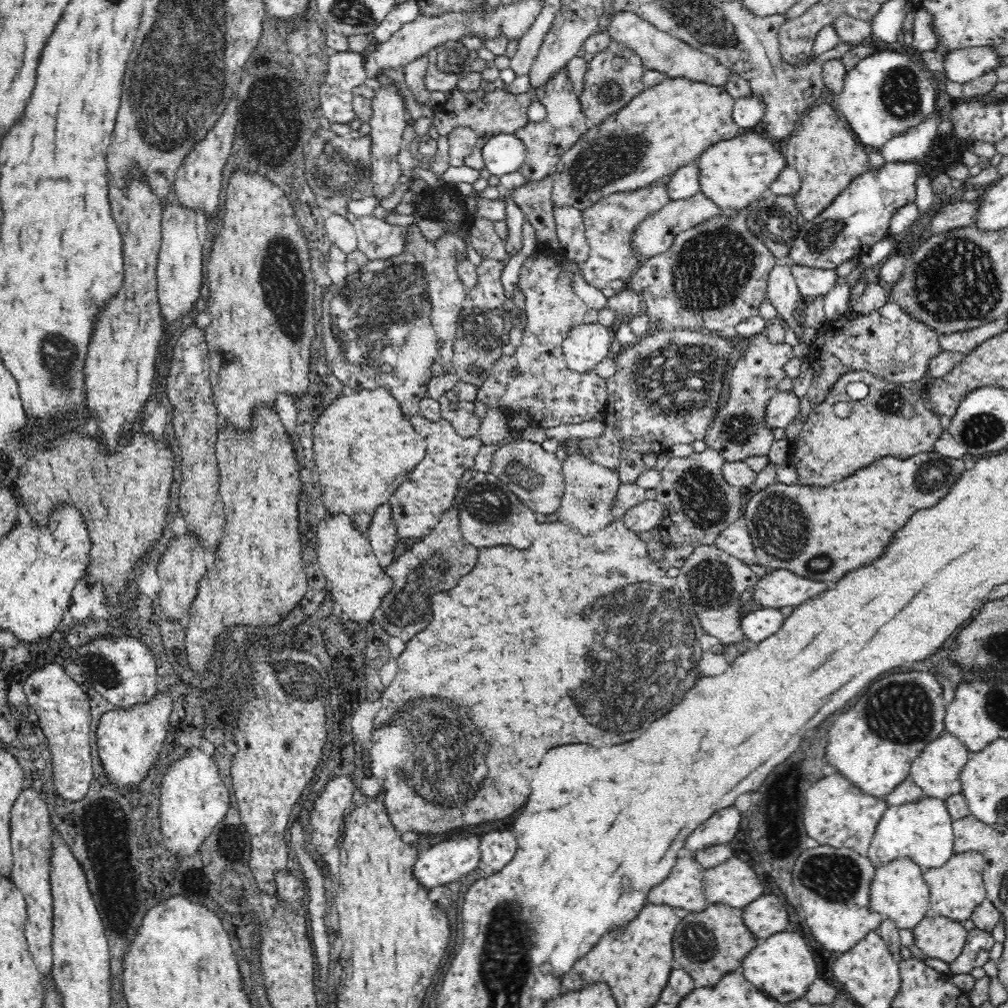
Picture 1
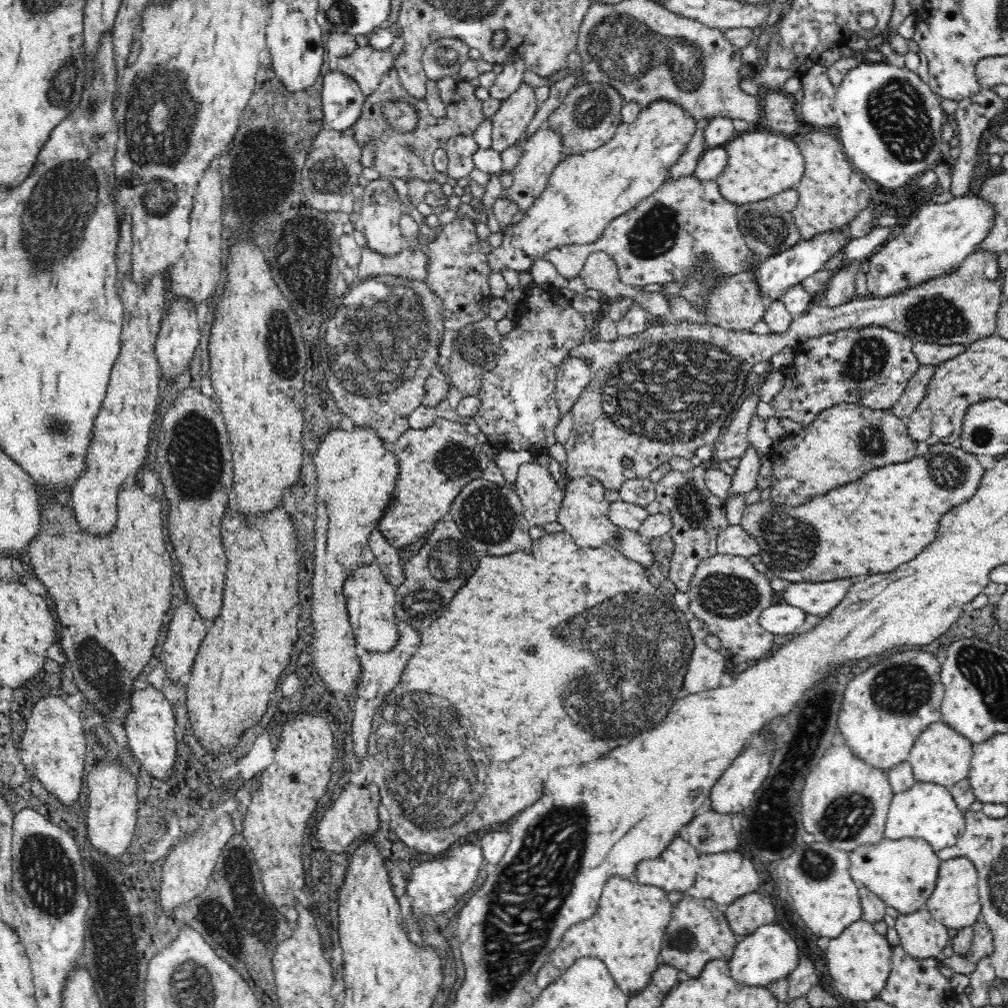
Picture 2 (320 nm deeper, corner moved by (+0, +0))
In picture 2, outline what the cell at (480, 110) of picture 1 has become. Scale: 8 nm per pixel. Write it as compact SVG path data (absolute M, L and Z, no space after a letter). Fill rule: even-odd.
M395 68L384 74L374 92L365 96L360 118L351 126L350 133L361 146L369 143L376 148L373 167L380 175L403 180L420 178L424 182L431 179L432 184L435 172L433 152L450 137L459 134L472 135L478 126L482 126L488 120L489 116L484 111L483 102L476 98L474 89L470 87L467 80L455 77L444 78L444 80L438 80L436 86L446 108L446 115L440 118L430 114L424 100L414 98L405 90ZM393 101L403 102L415 110L417 121L413 129L400 131L386 121L384 106Z

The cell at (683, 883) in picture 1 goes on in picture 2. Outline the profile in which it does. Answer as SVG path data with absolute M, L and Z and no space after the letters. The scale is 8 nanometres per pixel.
M680 834L658 858L640 862L636 880L641 885L657 886L664 892L687 894L694 888L699 862L699 852Z

